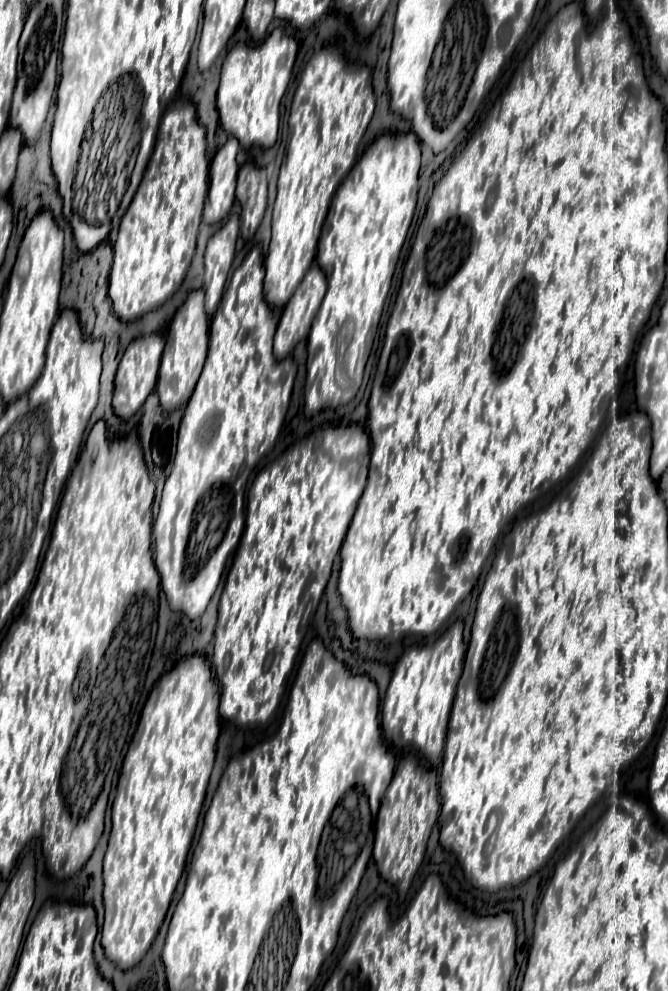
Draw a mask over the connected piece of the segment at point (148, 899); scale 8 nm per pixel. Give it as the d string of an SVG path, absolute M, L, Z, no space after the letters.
M200 655L186 657L166 677L158 679L142 709L138 729L126 753L118 781L118 793L112 805L112 833L104 857L106 917L102 929L104 953L122 971L138 965L148 953L168 913L176 885L184 873L186 857L194 839L216 757L216 741L220 735L216 713L218 701L220 687L214 681L212 669L206 659Z

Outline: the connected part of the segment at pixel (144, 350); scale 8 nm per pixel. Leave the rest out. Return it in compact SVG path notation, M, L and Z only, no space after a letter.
M154 333L138 337L128 345L128 349L120 361L118 373L116 373L116 389L114 389L114 401L112 401L116 415L130 419L144 405L144 401L148 399L148 395L156 387L162 351L164 351L164 339L160 335L154 335Z

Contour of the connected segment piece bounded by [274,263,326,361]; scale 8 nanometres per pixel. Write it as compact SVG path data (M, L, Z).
M314 263L306 273L304 281L296 289L294 297L282 311L276 337L274 337L274 355L276 361L288 357L294 347L308 337L314 315L320 309L320 301L326 293L326 277L324 271Z

